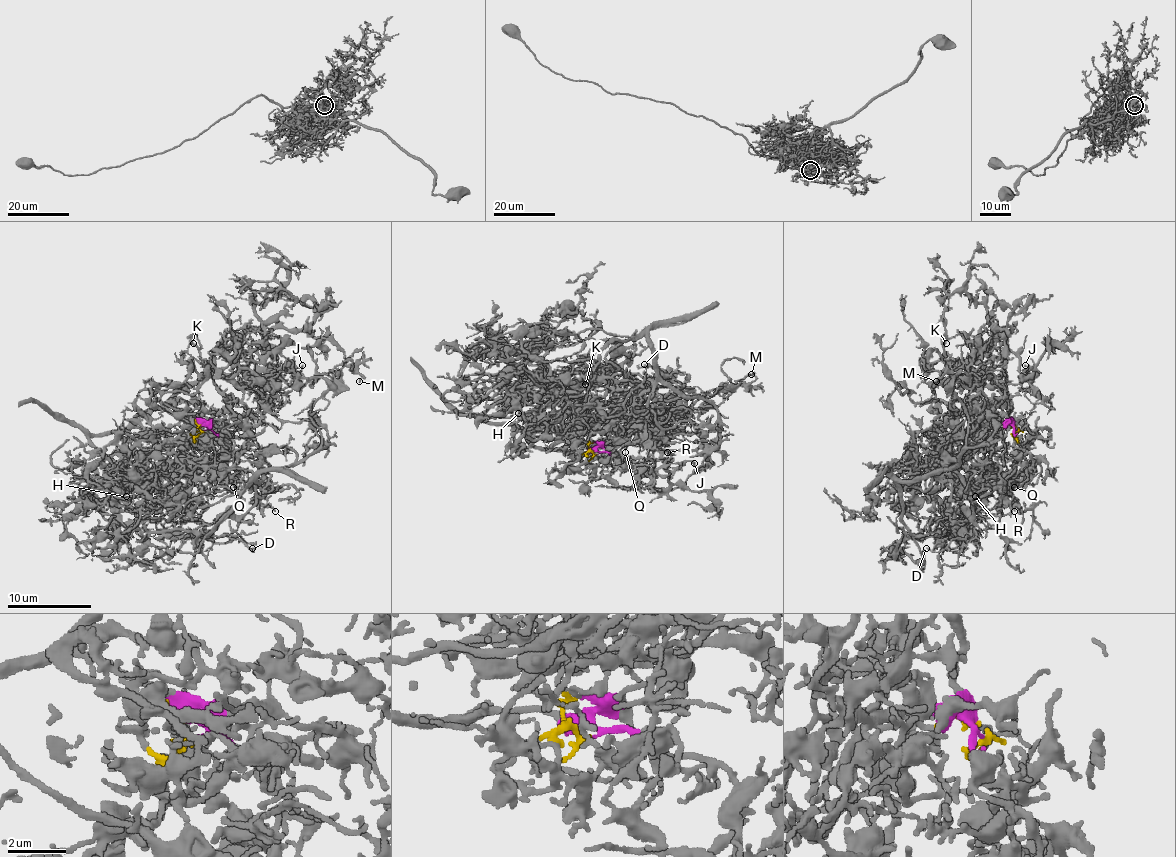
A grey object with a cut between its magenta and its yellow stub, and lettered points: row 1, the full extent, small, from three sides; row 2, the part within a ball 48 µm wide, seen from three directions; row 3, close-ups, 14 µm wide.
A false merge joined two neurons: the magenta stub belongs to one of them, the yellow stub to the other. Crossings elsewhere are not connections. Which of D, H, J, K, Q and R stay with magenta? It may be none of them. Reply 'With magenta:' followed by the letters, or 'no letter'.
With magenta: J, K

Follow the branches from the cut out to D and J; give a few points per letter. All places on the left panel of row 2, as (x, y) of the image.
D: (203, 429), (197, 448), (207, 444), (226, 473), (253, 484), (260, 499), (232, 541), (251, 547)
J: (203, 429), (207, 421), (220, 421), (251, 431), (262, 415), (262, 381), (302, 364)

